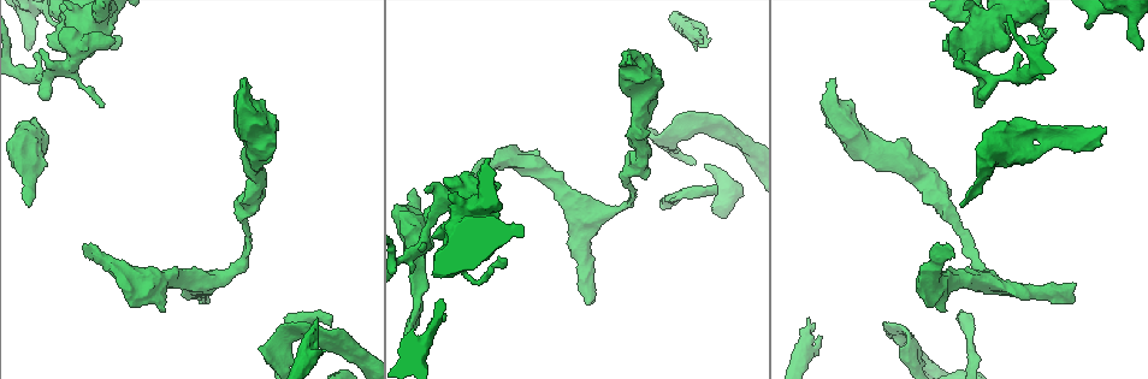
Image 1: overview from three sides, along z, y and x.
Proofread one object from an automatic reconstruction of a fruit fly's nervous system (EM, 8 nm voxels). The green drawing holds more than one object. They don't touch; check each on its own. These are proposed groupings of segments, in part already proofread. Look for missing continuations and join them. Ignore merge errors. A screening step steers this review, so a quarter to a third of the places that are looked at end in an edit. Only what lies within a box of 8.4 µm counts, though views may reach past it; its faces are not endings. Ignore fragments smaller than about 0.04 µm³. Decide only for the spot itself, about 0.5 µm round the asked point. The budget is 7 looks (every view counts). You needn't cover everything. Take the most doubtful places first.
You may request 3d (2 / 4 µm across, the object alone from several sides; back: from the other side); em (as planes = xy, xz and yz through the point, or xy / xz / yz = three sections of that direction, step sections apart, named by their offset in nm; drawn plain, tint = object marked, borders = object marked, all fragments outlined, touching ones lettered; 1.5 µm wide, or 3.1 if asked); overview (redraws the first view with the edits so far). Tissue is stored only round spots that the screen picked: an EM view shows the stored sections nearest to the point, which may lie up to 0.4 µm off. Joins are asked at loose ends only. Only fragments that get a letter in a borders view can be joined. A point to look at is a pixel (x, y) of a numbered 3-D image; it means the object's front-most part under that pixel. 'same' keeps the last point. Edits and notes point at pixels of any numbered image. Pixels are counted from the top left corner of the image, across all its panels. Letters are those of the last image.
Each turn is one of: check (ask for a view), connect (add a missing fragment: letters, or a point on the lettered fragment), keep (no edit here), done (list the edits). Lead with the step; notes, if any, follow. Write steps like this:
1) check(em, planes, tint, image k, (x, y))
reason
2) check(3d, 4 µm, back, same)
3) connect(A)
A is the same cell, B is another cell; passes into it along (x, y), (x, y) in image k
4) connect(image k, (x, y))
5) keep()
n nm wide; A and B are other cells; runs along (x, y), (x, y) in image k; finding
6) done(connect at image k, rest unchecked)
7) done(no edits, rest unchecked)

check(3d, 4 µm, image 1, (1070, 302))
branch stops here

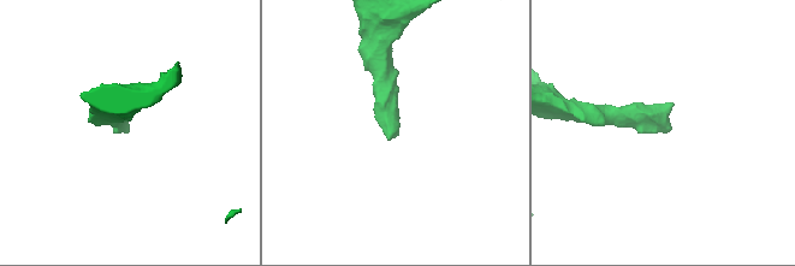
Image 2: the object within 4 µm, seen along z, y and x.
check(em, planes, tint, image 2, (396, 131))

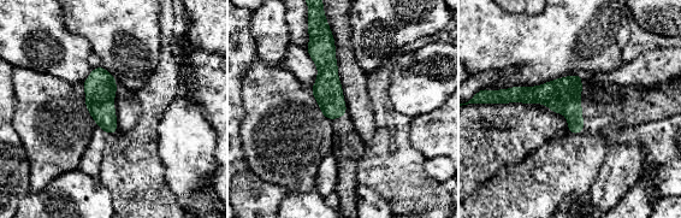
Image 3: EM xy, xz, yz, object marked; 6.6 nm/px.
check(em, planes, borders, same)
see the neighbours

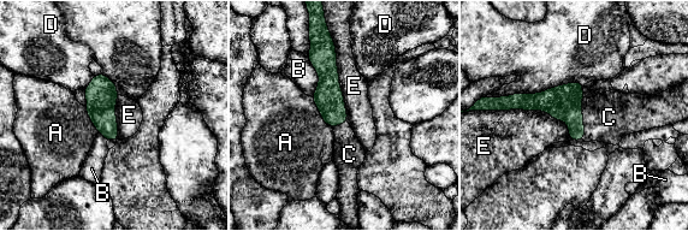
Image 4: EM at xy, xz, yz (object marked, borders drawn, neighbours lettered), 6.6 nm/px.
connect(C)
D touches over 600 nm; C is the same cell, A, B, D and E are other cells; passes into it along (563, 102), (583, 126), (609, 117) in image 4; the cell continues

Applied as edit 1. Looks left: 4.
check(overview)

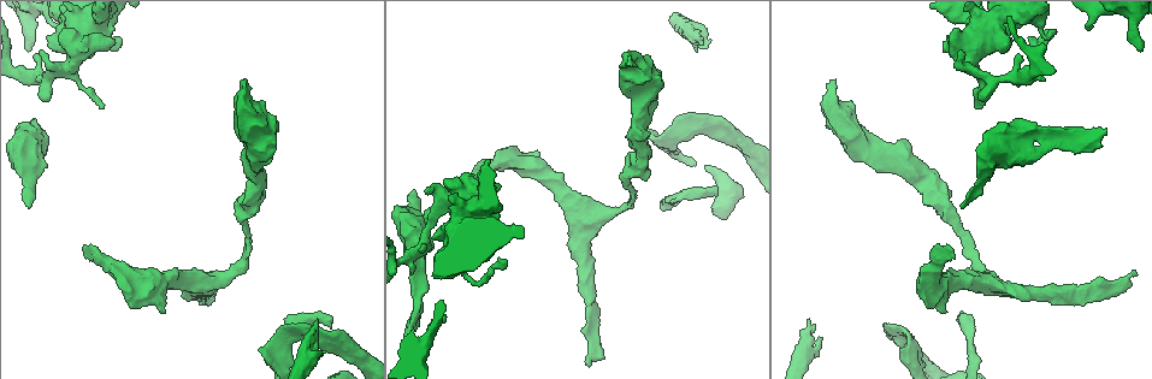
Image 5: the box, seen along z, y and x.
check(3d, 2 µm, image 5, (1104, 129))
free end

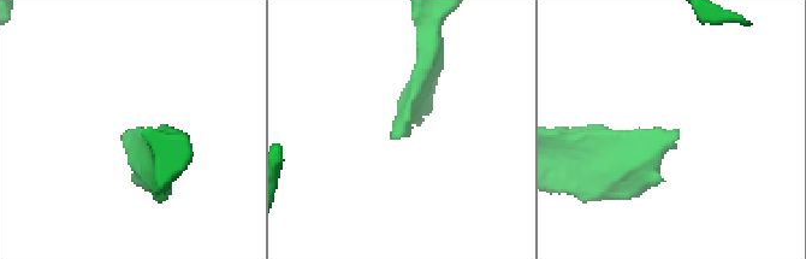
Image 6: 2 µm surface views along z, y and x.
check(em, planes, plain, image 6, (403, 133))

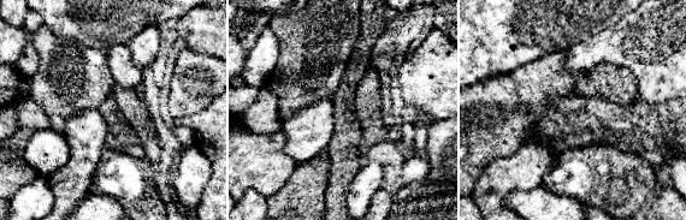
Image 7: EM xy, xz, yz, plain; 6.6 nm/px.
check(em, planes, borders, same)

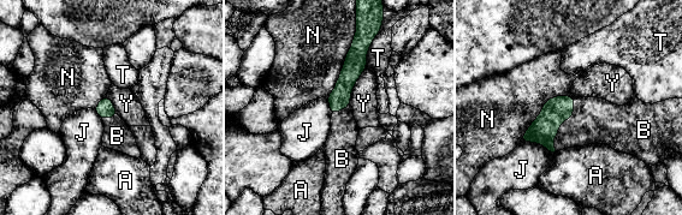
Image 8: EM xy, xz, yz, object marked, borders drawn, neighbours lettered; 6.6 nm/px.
connect(B)
B is the same cell, A, J, N, T and Y are other cells; passes into it along (544, 129), (562, 121), (595, 121) in image 8; it goes on there

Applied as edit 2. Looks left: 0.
done(connect at image 4, connect at image 8, rest unchecked)

